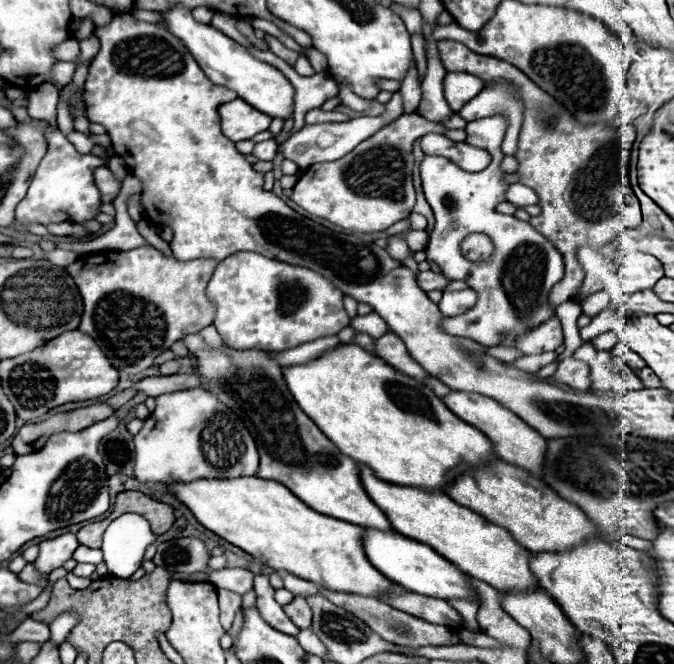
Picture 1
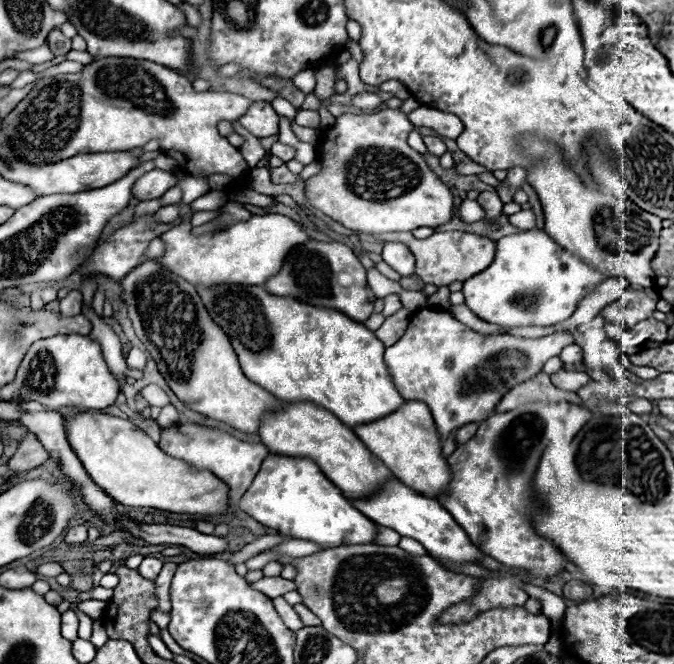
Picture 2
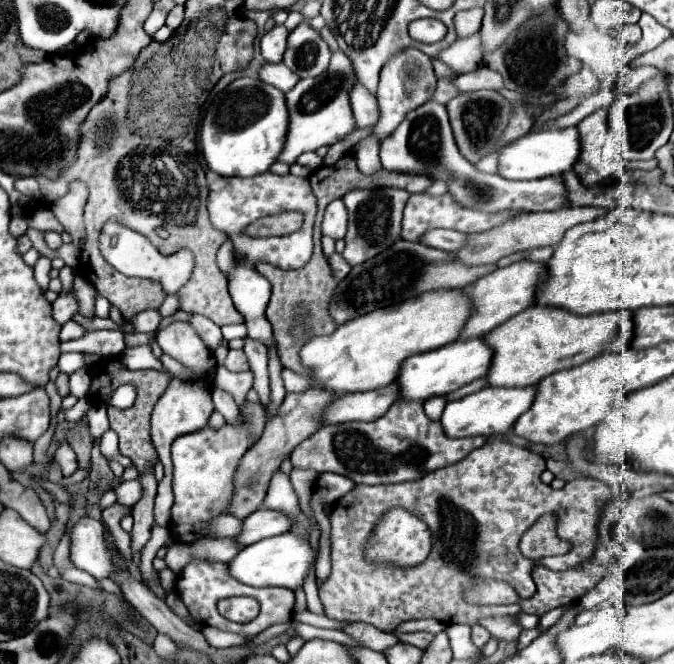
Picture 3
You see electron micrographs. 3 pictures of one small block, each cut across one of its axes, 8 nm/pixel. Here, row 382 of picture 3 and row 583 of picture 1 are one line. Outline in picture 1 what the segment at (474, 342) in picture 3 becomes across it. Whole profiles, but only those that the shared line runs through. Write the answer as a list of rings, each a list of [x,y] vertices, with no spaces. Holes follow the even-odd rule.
[[[364,528],[364,552],[366,558],[380,570],[388,580],[404,586],[410,592],[432,596],[432,598],[472,598],[478,600],[476,592],[470,588],[468,580],[464,578],[464,572],[460,572],[454,564],[450,564],[446,558],[436,554],[430,546],[420,544],[416,540],[410,540],[394,530],[382,532],[374,528]]]

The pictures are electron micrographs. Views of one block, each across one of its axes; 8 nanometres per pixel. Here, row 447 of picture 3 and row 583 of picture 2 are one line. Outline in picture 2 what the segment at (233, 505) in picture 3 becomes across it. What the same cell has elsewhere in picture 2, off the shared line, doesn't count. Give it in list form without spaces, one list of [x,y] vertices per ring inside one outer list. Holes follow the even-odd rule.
[[[272,576],[272,578],[262,578],[258,582],[254,582],[252,586],[256,590],[260,590],[262,594],[270,596],[270,598],[276,598],[276,596],[284,596],[286,592],[292,592],[296,590],[296,582],[284,582],[286,578],[280,578],[280,576]]]

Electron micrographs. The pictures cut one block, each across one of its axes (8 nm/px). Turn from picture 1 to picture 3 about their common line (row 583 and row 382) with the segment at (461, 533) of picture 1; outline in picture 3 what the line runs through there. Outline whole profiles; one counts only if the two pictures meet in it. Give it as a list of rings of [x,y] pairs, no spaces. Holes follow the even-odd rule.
[[[532,306],[516,314],[514,318],[506,320],[504,324],[496,326],[492,332],[488,332],[488,336],[484,336],[484,342],[490,346],[494,354],[490,370],[484,376],[486,384],[504,388],[534,386],[552,372],[580,366],[596,358],[598,354],[602,354],[606,340],[612,340],[616,334],[628,348],[634,336],[634,323],[630,310],[576,316],[562,308]]]

